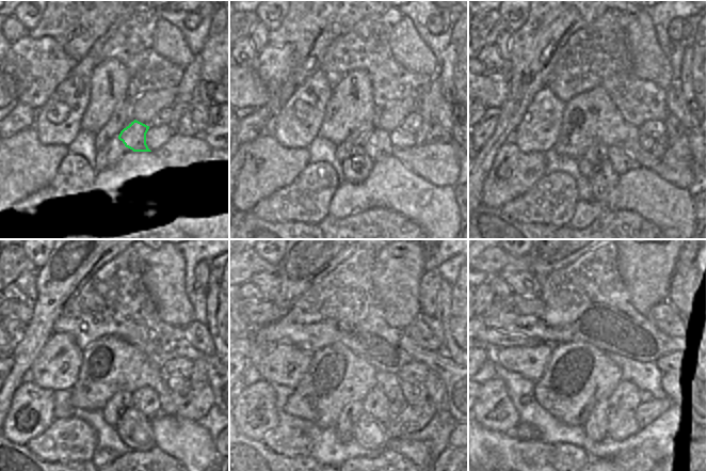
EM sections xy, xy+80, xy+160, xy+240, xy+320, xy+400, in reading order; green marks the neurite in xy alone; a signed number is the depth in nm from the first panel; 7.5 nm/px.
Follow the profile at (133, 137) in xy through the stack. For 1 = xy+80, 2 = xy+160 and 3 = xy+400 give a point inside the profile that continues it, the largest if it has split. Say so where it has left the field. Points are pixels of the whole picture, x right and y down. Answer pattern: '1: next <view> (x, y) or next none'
1: next xy+80 (378, 145)
2: next xy+160 (621, 162)
3: next xy+400 (626, 396)

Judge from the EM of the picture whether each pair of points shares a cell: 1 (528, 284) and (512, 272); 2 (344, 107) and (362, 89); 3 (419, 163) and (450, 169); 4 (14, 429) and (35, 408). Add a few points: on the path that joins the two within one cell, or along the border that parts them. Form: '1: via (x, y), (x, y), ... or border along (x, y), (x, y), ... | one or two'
1: via (524, 281), (516, 273) | one
2: via (351, 105), (359, 99), (359, 95) | one
3: via (427, 163), (438, 163), (443, 168) | one
4: via (13, 420), (15, 411), (26, 404) | one

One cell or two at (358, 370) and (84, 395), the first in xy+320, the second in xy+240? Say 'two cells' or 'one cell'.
one cell

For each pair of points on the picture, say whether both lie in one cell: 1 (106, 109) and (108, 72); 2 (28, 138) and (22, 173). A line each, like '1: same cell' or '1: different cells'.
1: same cell
2: same cell

